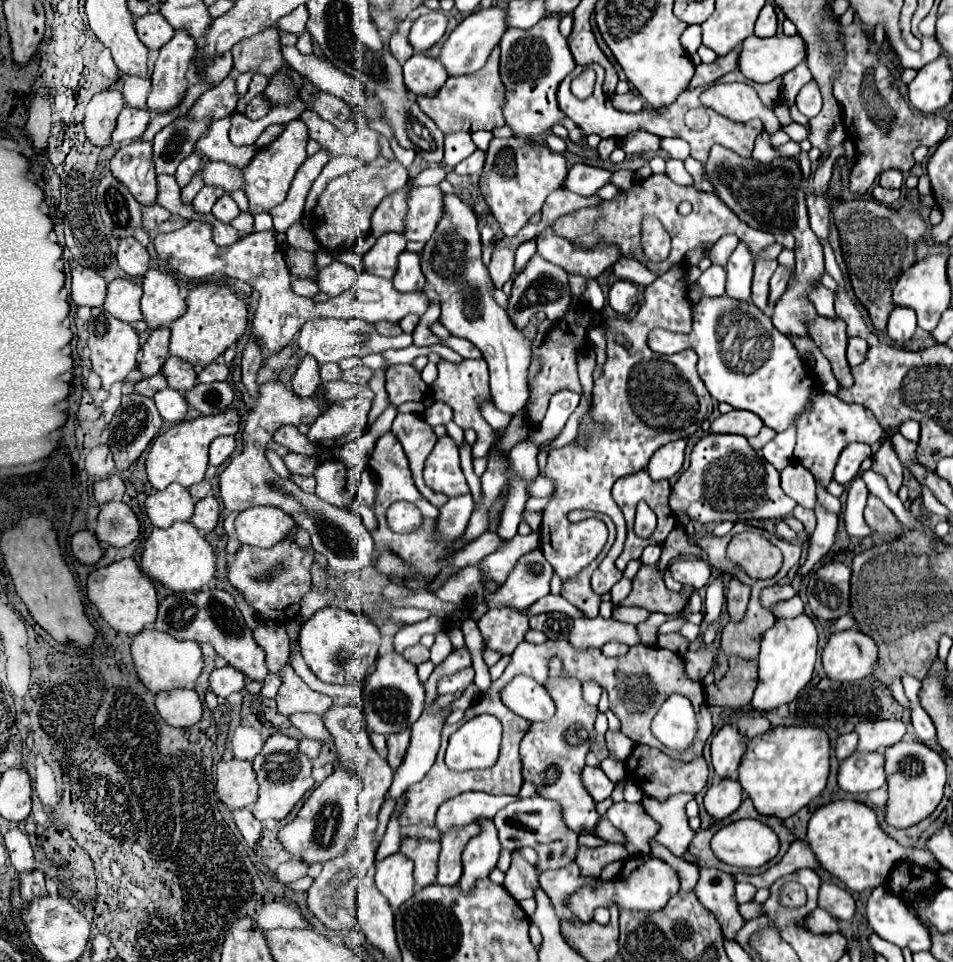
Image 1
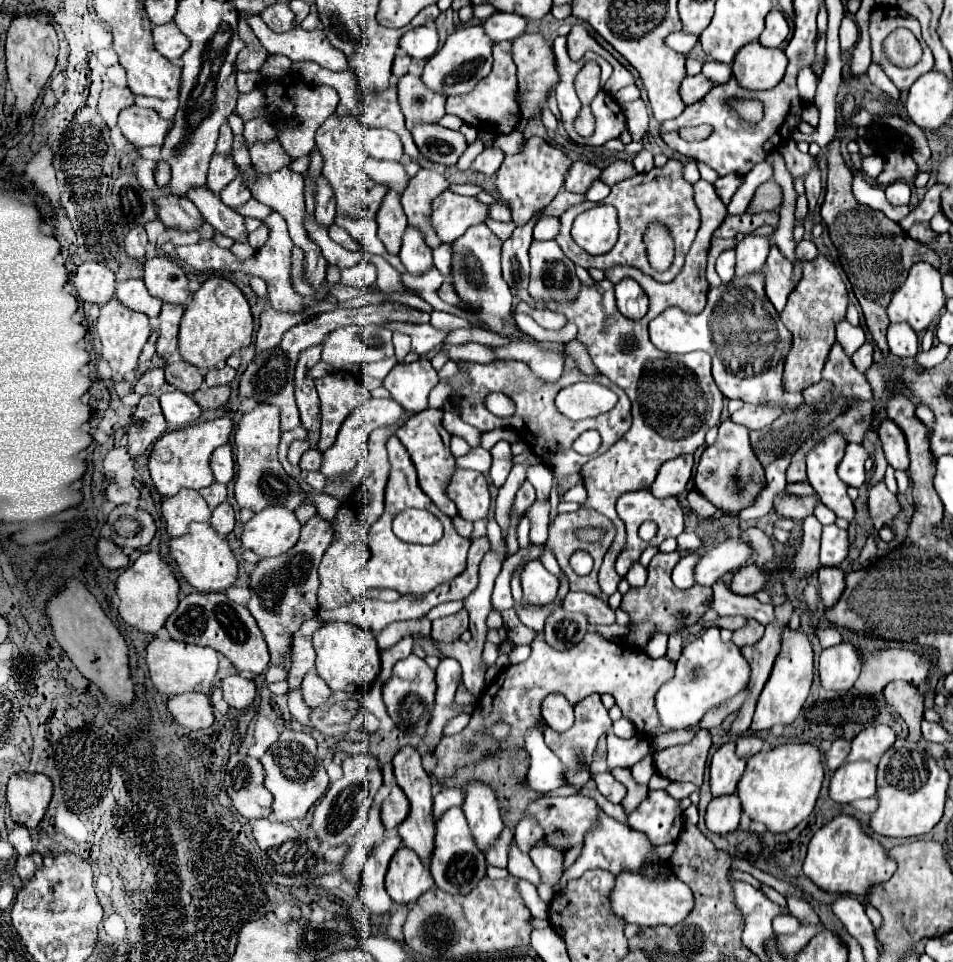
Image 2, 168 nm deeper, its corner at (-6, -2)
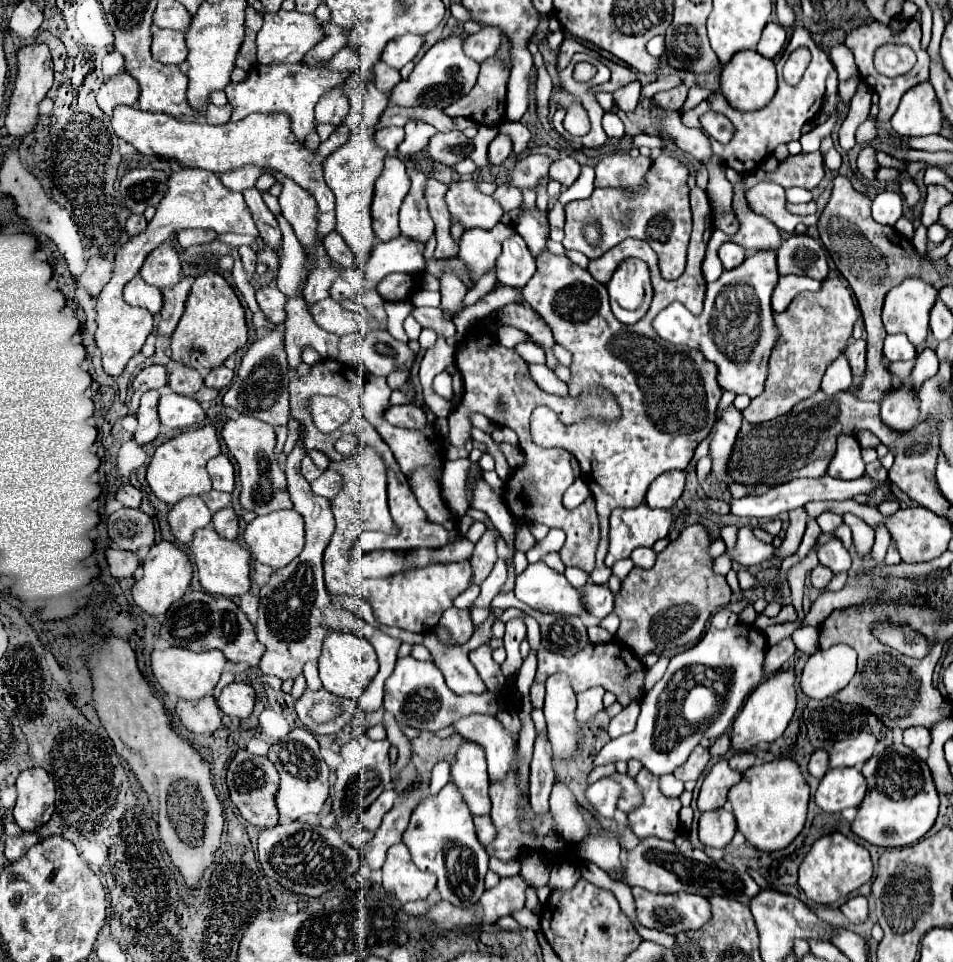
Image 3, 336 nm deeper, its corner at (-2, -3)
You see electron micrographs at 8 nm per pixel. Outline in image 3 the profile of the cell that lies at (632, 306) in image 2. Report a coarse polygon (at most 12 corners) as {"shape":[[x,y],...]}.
{"shape":[[625,259],[607,283],[613,315],[637,323],[653,299],[645,261]]}

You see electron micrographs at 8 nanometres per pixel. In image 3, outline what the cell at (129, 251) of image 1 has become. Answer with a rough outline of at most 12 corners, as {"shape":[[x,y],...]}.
{"shape":[[145,215],[127,219],[127,233],[139,235],[147,227]]}

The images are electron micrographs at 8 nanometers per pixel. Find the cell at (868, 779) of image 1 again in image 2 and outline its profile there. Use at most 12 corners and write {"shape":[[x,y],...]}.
{"shape":[[845,762],[829,796],[849,804],[875,796],[877,766]]}

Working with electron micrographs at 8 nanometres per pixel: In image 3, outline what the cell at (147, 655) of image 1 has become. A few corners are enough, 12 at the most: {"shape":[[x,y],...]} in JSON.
{"shape":[[221,651],[151,653],[157,683],[179,699],[213,693]]}

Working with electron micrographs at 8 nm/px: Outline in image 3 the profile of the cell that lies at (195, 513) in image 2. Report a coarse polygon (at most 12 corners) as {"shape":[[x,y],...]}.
{"shape":[[201,497],[173,505],[169,525],[181,543],[211,523]]}

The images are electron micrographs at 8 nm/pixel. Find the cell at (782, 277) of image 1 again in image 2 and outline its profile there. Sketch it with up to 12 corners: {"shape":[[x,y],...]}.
{"shape":[[803,240],[795,248],[799,262],[809,262],[817,256],[811,240]]}

